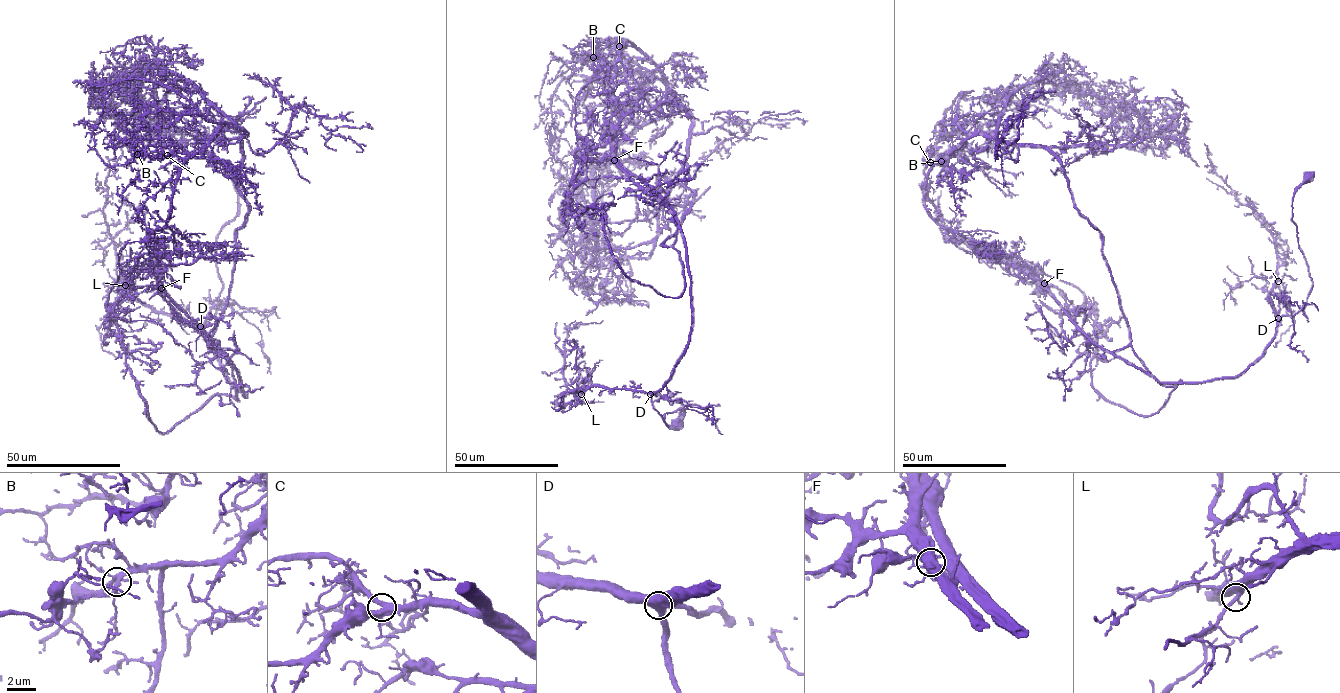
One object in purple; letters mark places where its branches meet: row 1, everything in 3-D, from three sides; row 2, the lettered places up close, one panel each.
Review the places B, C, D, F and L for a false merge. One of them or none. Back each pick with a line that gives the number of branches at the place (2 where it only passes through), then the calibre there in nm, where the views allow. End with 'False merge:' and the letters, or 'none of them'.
F: Branches: 4. Thickness 150 nm
False merge: F

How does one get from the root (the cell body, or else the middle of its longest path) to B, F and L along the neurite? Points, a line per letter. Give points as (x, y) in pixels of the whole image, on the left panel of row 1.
B: (231, 172), (238, 213), (216, 239), (222, 291), (201, 333), (245, 397), (158, 277), (183, 160), (137, 154)
F: (231, 172), (238, 213), (216, 239), (222, 291), (201, 333), (245, 397), (228, 356), (161, 288)
L: (231, 172), (238, 213), (216, 239), (223, 287), (216, 314), (195, 327), (154, 312), (125, 285)

